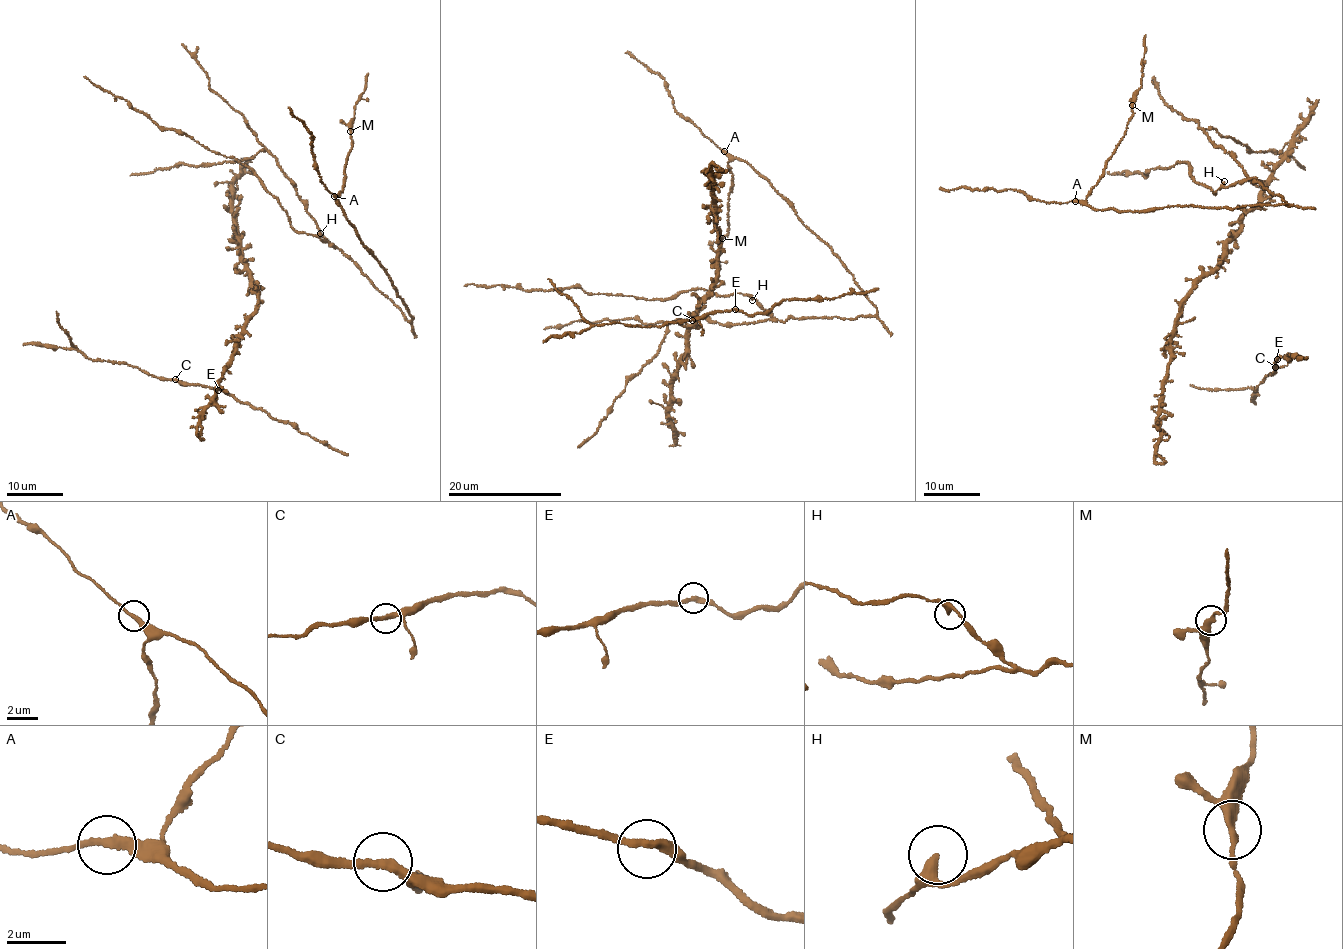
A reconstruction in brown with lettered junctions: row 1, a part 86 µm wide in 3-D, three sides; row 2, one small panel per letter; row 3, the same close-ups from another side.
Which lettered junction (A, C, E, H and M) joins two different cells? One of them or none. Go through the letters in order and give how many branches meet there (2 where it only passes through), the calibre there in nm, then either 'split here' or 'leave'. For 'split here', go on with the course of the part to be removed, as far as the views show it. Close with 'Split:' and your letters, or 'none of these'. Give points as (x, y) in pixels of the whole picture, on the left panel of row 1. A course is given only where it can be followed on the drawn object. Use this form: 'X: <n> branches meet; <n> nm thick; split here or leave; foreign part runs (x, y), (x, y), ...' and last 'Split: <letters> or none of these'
A: 2 branches meet; 280 nm thick; leave
C: 2 branches meet; 280 nm thick; leave
E: 2 branches meet; 280 nm thick; leave
H: 2 branches meet; 280 nm thick; leave
M: 2 branches meet; 280 nm thick; leave
Split: none of these

